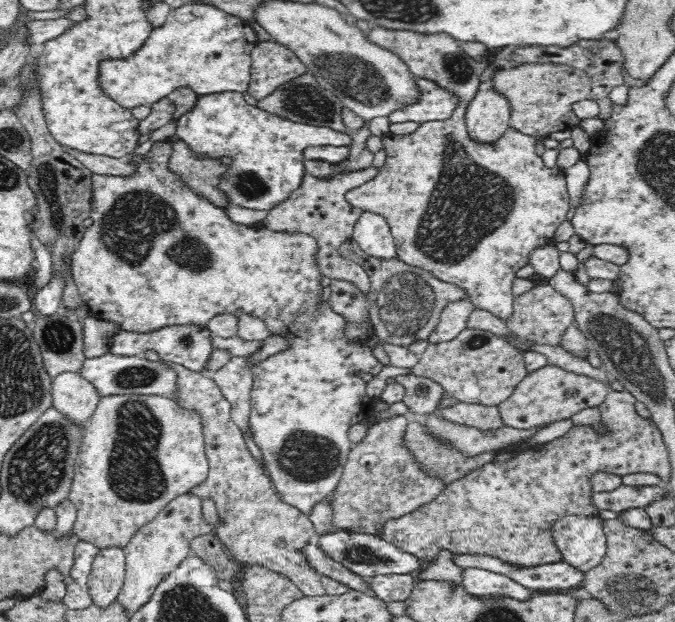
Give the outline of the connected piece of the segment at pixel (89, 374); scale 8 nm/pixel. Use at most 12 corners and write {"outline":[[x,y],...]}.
{"outline":[[106,353],[79,375],[104,396],[176,398],[164,361]]}

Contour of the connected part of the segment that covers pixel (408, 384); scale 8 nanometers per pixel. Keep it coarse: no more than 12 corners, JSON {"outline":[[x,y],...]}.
{"outline":[[410,373],[394,376],[410,412],[432,414],[448,397],[440,383]]}

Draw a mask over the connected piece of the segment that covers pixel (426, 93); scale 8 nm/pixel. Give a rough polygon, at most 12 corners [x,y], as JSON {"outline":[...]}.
{"outline":[[426,78],[418,104],[392,112],[391,124],[448,120],[460,96]]}

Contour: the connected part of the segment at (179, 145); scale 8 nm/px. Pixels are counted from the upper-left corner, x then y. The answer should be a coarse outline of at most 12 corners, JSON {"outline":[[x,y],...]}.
{"outline":[[172,139],[170,169],[217,207],[228,207],[217,182],[228,160],[197,158]]}

